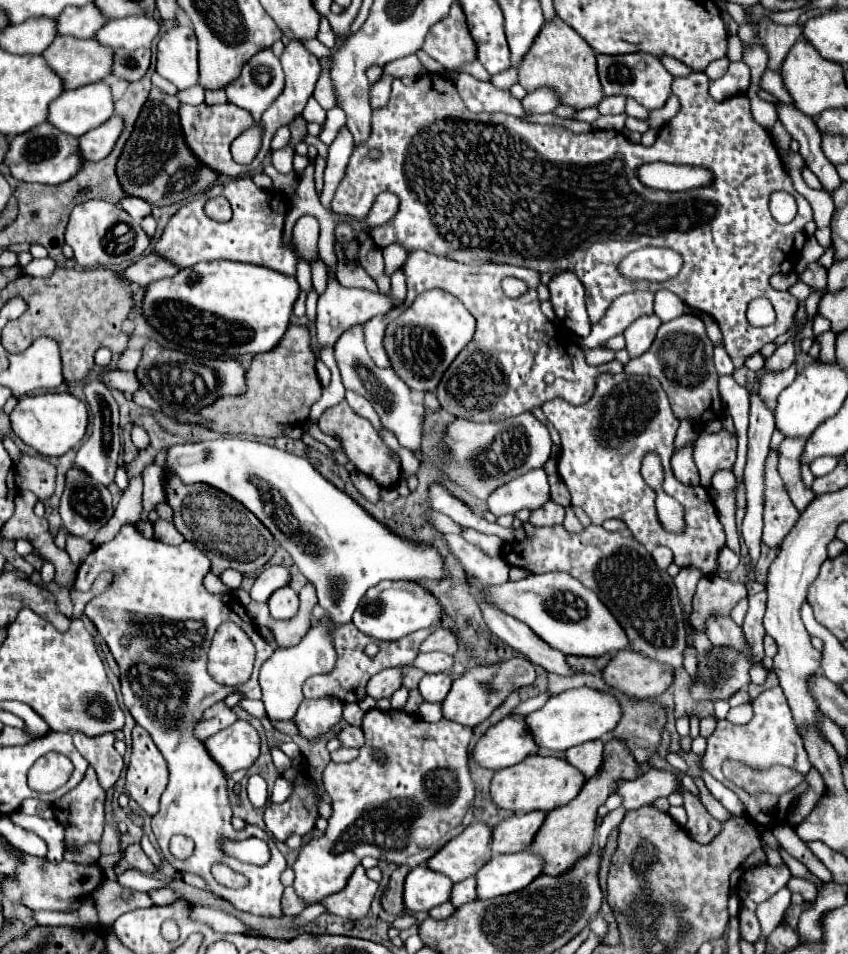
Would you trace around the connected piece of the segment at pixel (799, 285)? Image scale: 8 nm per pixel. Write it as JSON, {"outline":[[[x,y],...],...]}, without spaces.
{"outline":[[[798,280],[792,287],[789,288],[789,292],[795,298],[799,300],[799,302],[804,302],[807,297],[813,292],[813,289],[803,283],[801,280]]]}

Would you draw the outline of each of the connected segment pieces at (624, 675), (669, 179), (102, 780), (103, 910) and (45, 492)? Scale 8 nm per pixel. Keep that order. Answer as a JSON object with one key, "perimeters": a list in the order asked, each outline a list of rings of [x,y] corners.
{"perimeters":[[[[625,648],[617,652],[607,668],[603,670],[603,680],[631,698],[653,698],[663,694],[673,684],[675,672],[671,666],[663,666],[645,654],[635,654]]],[[[665,162],[643,164],[639,168],[641,184],[667,192],[685,192],[699,186],[711,184],[711,170],[701,166],[675,166]]],[[[73,732],[73,744],[75,748],[89,760],[89,764],[95,768],[99,784],[109,790],[117,782],[121,770],[123,770],[123,758],[113,748],[113,734],[99,734],[99,738],[87,738],[85,734]]],[[[107,880],[101,884],[99,890],[95,890],[93,898],[99,923],[103,926],[113,926],[113,922],[125,912],[155,906],[147,892],[129,890],[117,882],[107,882]]],[[[21,454],[15,464],[15,482],[21,490],[37,494],[37,498],[49,498],[55,490],[55,466],[43,458]]]]}

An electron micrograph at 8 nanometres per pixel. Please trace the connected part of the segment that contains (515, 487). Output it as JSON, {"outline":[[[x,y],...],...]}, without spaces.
{"outline":[[[543,468],[531,470],[531,474],[523,474],[495,490],[487,498],[487,508],[495,516],[517,514],[523,508],[537,510],[549,500],[549,484]]]}

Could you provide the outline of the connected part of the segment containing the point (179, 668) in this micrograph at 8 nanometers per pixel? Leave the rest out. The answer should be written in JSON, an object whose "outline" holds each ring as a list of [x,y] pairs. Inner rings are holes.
{"outline":[[[129,524],[123,526],[123,530],[111,542],[101,544],[87,556],[87,560],[77,570],[75,586],[79,590],[91,590],[95,578],[101,572],[113,574],[113,586],[109,586],[103,594],[95,596],[87,604],[85,616],[91,618],[105,644],[109,646],[115,662],[119,664],[123,704],[131,712],[133,720],[151,734],[155,746],[161,750],[169,766],[169,784],[161,796],[161,808],[151,820],[151,828],[163,856],[177,870],[203,876],[213,892],[231,902],[237,910],[255,912],[257,916],[269,918],[283,916],[283,884],[279,876],[285,870],[285,858],[277,850],[275,840],[265,830],[251,824],[247,824],[243,832],[233,830],[227,776],[223,768],[211,758],[205,744],[199,742],[193,734],[195,724],[201,720],[203,712],[235,690],[245,692],[247,698],[261,700],[257,674],[261,664],[273,654],[273,648],[261,638],[257,626],[247,616],[247,610],[233,594],[211,594],[205,590],[203,578],[209,572],[209,558],[193,542],[167,546],[163,542],[143,538],[138,528]],[[225,620],[231,620],[237,626],[245,626],[245,634],[256,648],[253,676],[247,680],[247,684],[237,688],[217,684],[207,672],[207,650],[211,646],[211,638],[217,626]],[[125,634],[131,634],[133,638],[131,648],[123,648],[119,644]],[[157,824],[169,824],[169,828],[157,832]],[[173,834],[185,834],[195,842],[195,850],[191,854],[193,858],[189,856],[187,860],[177,860],[171,856],[169,840]],[[243,838],[261,838],[269,844],[273,858],[267,862],[267,866],[249,866],[227,856],[219,848],[221,840]],[[213,862],[229,864],[233,870],[247,876],[249,884],[239,890],[229,890],[217,884],[211,876]]]}

